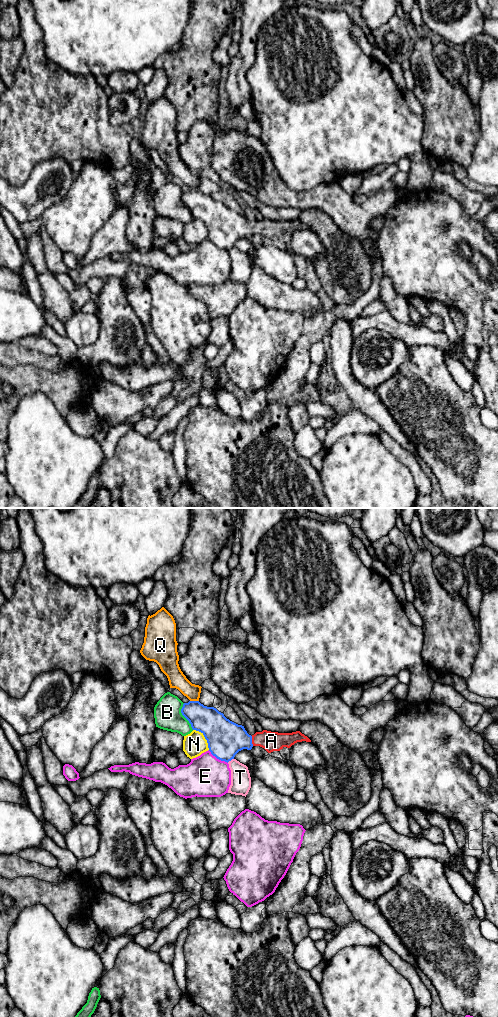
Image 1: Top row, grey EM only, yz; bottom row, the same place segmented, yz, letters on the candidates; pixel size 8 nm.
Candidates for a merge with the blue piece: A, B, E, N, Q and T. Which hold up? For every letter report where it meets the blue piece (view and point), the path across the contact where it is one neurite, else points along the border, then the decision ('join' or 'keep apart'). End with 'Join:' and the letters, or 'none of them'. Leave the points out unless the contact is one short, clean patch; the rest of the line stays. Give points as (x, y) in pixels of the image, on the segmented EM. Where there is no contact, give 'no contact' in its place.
A: meets blue in yz at (251, 741); runs through yz (225, 739), (251, 741), (271, 741); join
B: meets blue in yz at (183, 715); keep apart
E: meets blue in yz at (218, 758); keep apart
N: meets blue in yz at (204, 736); keep apart
Q: meets blue in yz at (194, 701); keep apart
T: meets blue in yz at (230, 760); keep apart
Join: A

